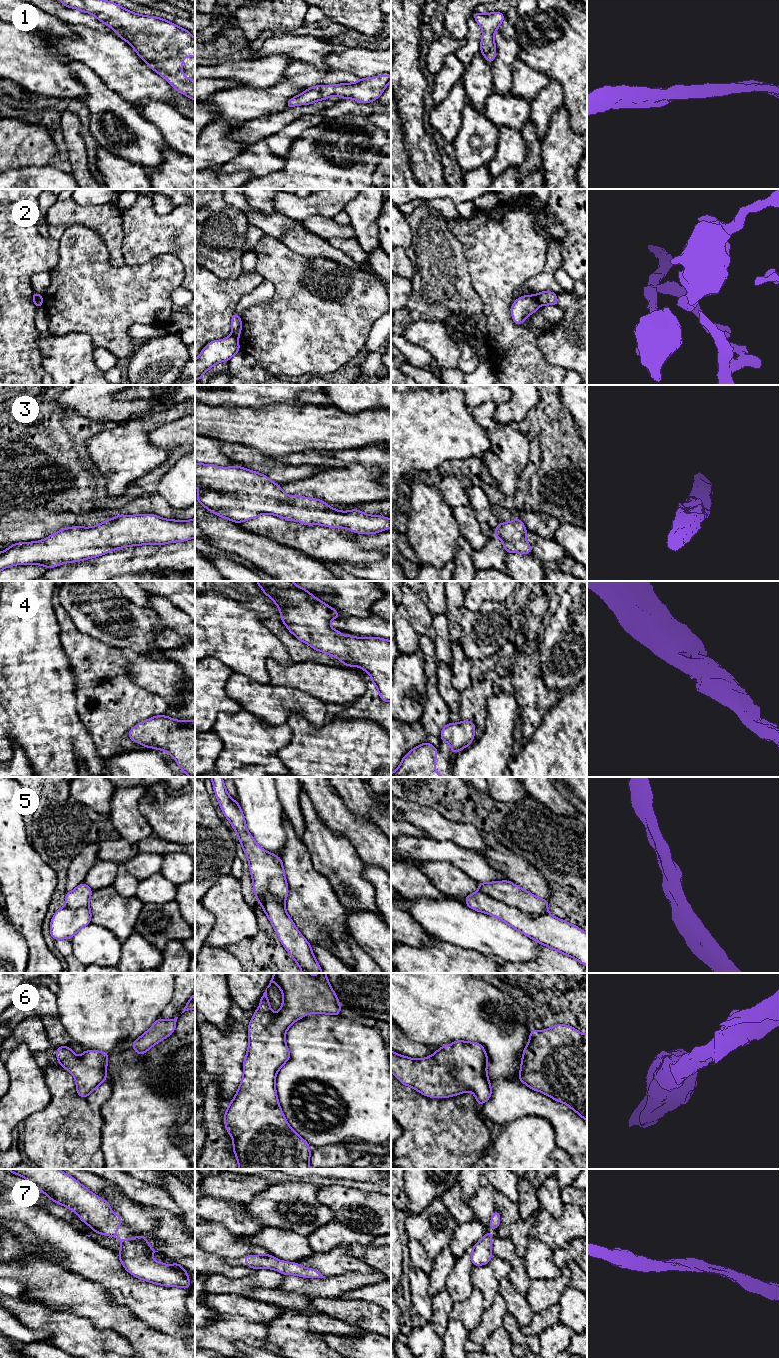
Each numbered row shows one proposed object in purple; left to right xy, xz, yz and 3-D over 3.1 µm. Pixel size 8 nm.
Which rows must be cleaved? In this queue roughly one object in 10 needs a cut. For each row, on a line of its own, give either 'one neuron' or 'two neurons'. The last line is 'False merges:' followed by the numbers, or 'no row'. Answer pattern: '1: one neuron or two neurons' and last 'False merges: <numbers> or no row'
1: one neuron
2: two neurons
3: one neuron
4: one neuron
5: two neurons
6: one neuron
7: one neuron
False merges: 2, 5

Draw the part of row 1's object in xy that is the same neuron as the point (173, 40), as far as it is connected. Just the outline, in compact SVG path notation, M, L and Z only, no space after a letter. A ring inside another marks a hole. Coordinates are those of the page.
M60 0L67 8L94 15L103 24L116 31L117 36L128 42L140 58L168 81L178 92L195 101L195 81L181 71L186 61L180 57L195 57L195 38L189 31L166 19L131 12L107 0Z

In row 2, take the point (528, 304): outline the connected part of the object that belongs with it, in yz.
M524 295L511 305L511 316L515 324L521 325L529 314L534 314L540 307L537 295Z

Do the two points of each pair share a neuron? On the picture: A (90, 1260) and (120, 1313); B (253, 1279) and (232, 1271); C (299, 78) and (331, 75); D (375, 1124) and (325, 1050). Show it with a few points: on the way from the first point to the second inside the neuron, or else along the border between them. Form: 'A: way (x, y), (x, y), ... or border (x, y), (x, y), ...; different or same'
A: border (95, 1283), (117, 1303), (126, 1306), (132, 1312); different
B: border (255, 1269), (250, 1274), (241, 1278), (222, 1276); different
C: way (307, 75), (323, 75); same
D: way (372, 1106), (372, 1099), (341, 1068); same

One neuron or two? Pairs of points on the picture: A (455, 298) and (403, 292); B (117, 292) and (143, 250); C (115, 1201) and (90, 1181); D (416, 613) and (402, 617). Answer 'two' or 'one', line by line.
A: two
B: two
C: one
D: two

